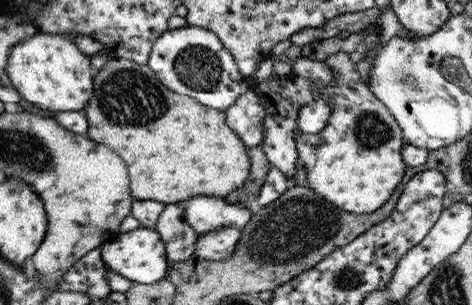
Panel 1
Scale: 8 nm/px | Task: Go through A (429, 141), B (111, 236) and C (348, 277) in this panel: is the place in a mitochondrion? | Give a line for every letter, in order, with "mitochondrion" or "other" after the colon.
A: other
B: other
C: mitochondrion

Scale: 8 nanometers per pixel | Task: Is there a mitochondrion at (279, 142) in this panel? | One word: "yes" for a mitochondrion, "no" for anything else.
no

